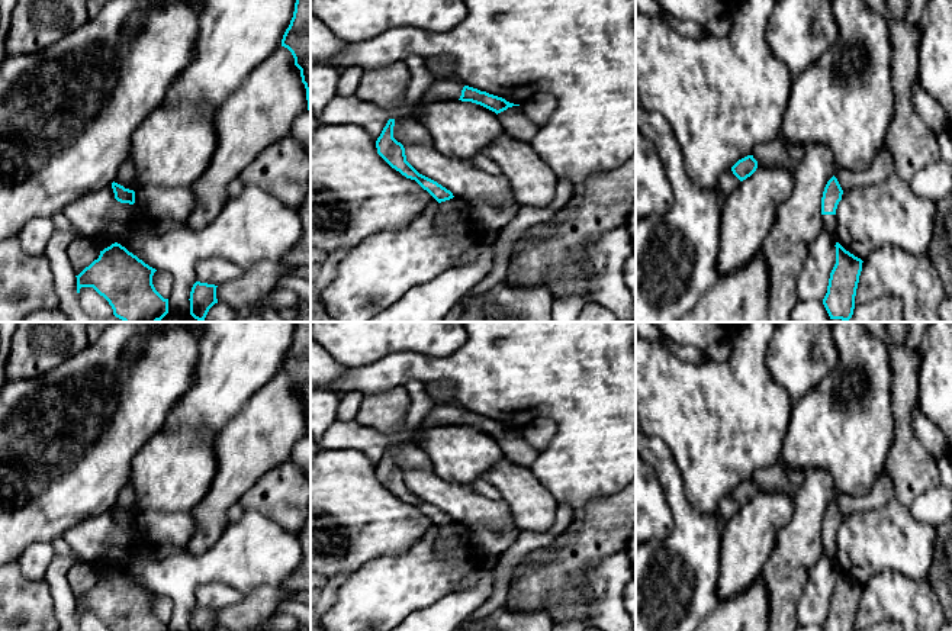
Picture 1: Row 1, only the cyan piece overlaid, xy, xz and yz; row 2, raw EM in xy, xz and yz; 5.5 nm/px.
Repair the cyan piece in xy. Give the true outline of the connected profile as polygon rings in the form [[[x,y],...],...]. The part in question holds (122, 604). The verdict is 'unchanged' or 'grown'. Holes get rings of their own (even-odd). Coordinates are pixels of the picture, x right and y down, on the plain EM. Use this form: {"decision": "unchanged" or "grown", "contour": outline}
{"decision": "unchanged", "contour": [[[115,567],[77,602],[77,618],[93,612],[110,631],[168,631],[152,609],[157,595]]]}

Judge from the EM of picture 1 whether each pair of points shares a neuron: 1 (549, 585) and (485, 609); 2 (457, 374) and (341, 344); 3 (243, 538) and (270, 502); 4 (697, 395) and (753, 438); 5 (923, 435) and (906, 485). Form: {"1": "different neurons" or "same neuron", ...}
{"1": "different neurons", "2": "different neurons", "3": "different neurons", "4": "same neuron", "5": "different neurons"}

